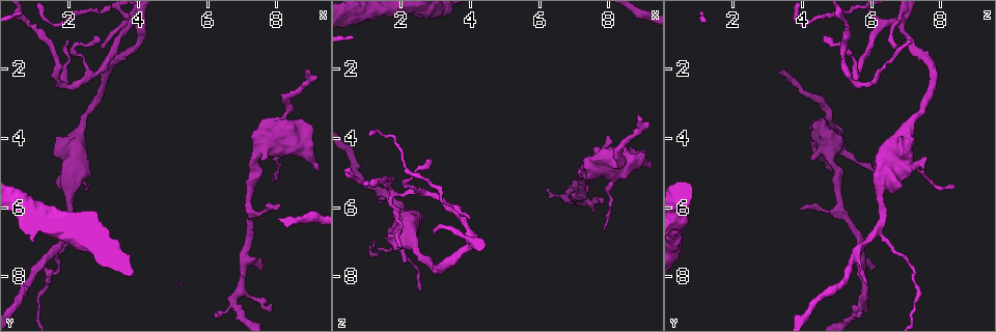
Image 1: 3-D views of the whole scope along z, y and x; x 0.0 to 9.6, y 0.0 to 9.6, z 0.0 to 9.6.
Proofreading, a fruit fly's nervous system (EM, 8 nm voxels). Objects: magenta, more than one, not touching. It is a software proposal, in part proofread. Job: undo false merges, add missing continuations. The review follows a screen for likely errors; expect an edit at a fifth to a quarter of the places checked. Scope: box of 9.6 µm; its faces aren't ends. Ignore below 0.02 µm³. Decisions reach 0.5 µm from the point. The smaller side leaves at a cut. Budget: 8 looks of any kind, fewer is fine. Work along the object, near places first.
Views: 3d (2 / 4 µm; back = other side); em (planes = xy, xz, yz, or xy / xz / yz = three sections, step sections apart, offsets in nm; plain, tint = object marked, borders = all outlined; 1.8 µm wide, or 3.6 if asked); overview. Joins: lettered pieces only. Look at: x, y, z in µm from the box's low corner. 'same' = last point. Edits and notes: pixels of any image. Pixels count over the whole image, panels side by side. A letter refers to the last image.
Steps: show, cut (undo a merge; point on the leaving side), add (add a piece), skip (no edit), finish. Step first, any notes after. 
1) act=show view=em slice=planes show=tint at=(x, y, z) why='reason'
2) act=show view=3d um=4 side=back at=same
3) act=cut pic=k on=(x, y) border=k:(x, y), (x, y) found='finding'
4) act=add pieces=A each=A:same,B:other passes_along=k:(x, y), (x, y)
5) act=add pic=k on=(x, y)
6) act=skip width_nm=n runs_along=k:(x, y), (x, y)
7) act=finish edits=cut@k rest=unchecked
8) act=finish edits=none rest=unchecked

act=show view=em slice=planes show=borders at=(8.90, 2.10, 3.30) why='long arm stops here'

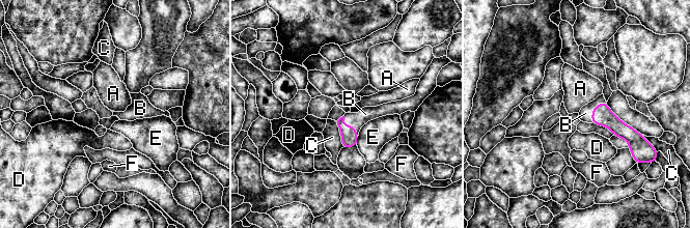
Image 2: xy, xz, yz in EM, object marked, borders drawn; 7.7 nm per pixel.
act=add pieces=B each=A:other,B:same,C:other,D:other,E:other,F:other passes_along=2:(602, 115), (594, 109), (585, 113) found='it goes on there'

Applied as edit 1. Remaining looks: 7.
act=show view=em slice=xy step=8 show=borders at=(3.80, 0.65, 6.35) why='side arm on a straight run'

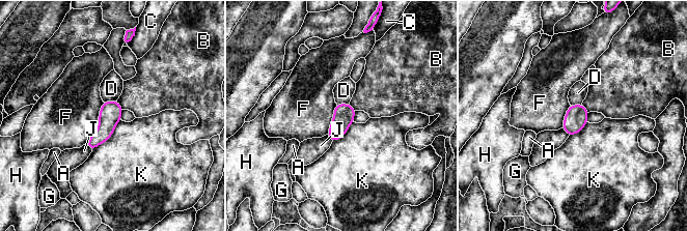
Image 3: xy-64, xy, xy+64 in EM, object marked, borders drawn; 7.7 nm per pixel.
act=show view=em slice=planes show=borders at=same

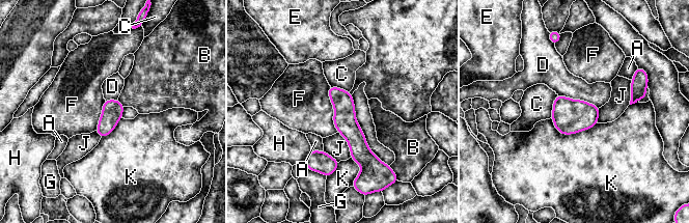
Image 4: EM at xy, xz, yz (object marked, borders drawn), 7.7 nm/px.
act=skip each=A:other,B:other,C:other,D:other,E:other,F:other,G:other,H:other,J:other,K:other runs_along=4:(332, 88), (342, 101), (364, 170) found='one neuron here'

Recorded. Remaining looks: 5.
act=show view=em slice=xy step=8 show=borders at=(7.75, 9.10, 5.85) why='thin end'

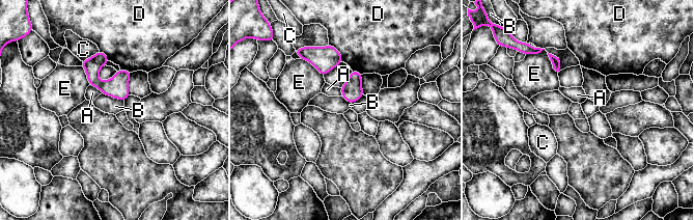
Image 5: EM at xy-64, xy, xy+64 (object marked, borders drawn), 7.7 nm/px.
act=skip each=A:other,B:other,C:other,D:other,E:other border=5:(102, 92), (123, 102) found='none of them fits'

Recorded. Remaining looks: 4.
act=finish edits=add@2 rest=unchecked

